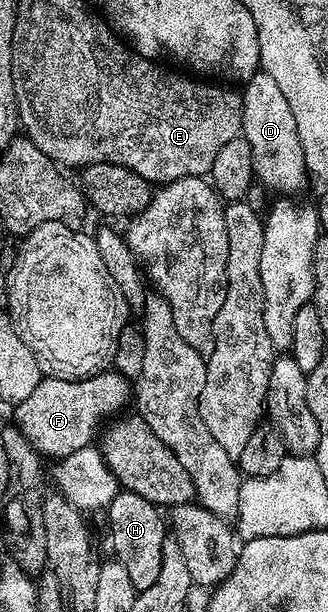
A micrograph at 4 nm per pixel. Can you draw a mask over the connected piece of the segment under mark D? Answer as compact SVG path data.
M261 71L245 82L242 95L242 132L248 147L252 147L252 163L256 181L268 191L278 195L298 195L308 182L308 170L304 163L304 147L300 147L300 135L296 131L296 119L288 99L272 80L272 75Z

